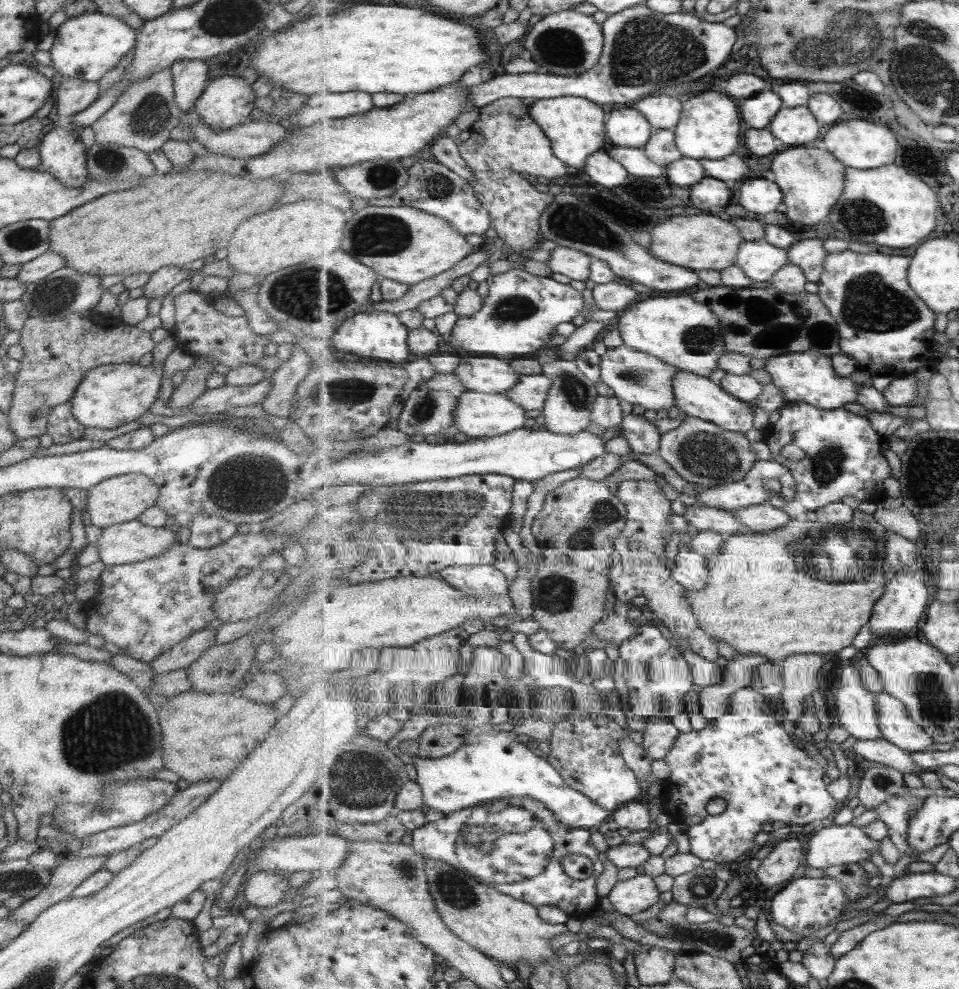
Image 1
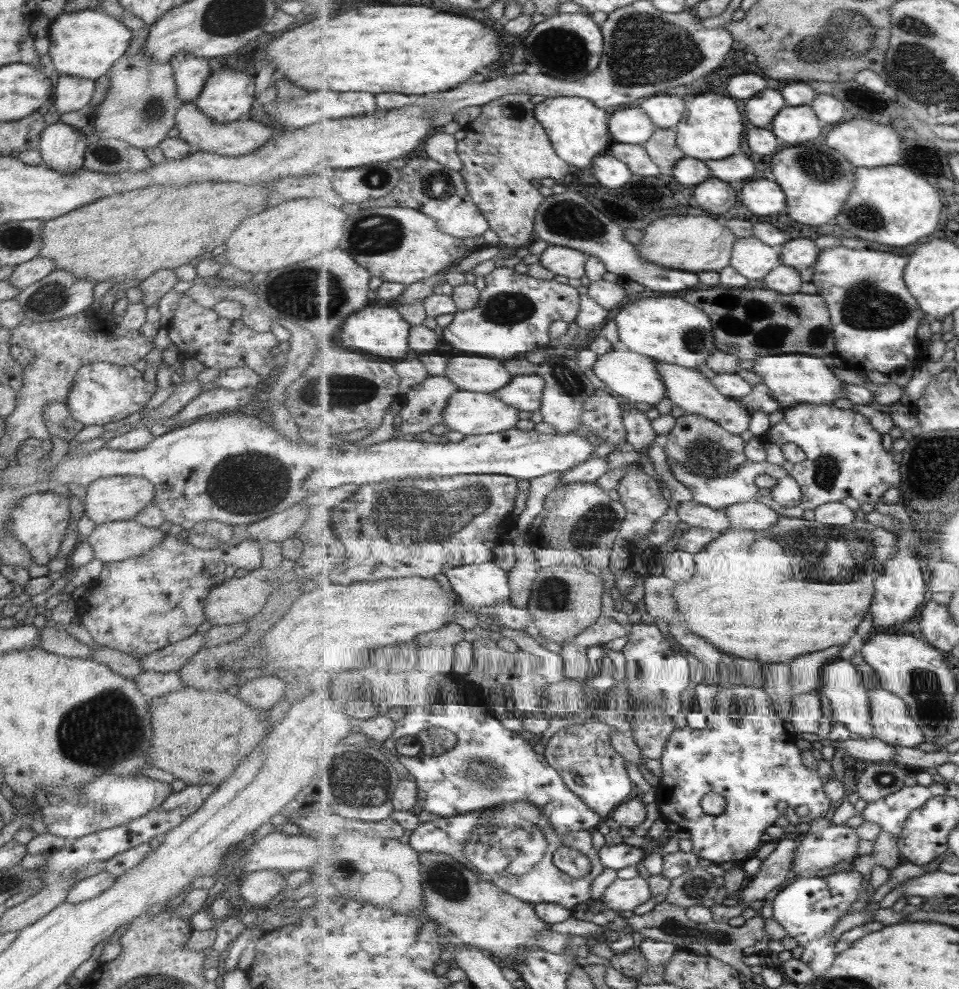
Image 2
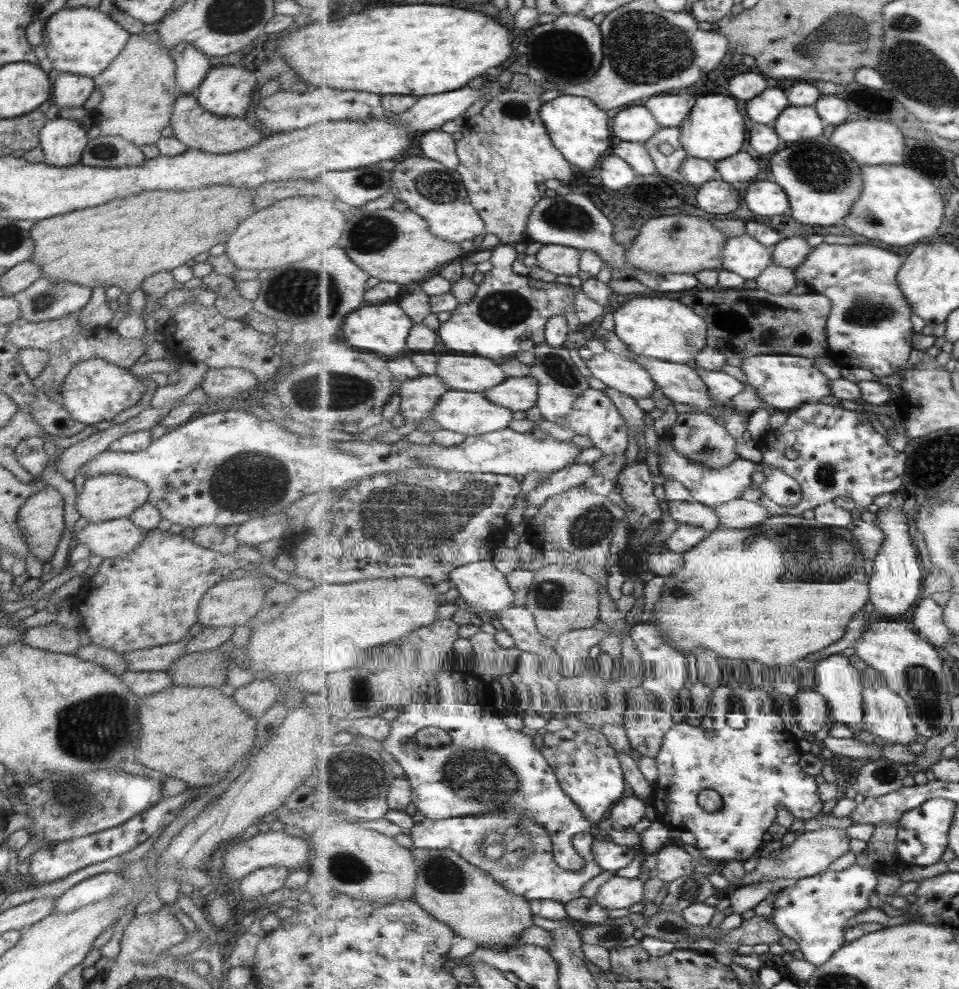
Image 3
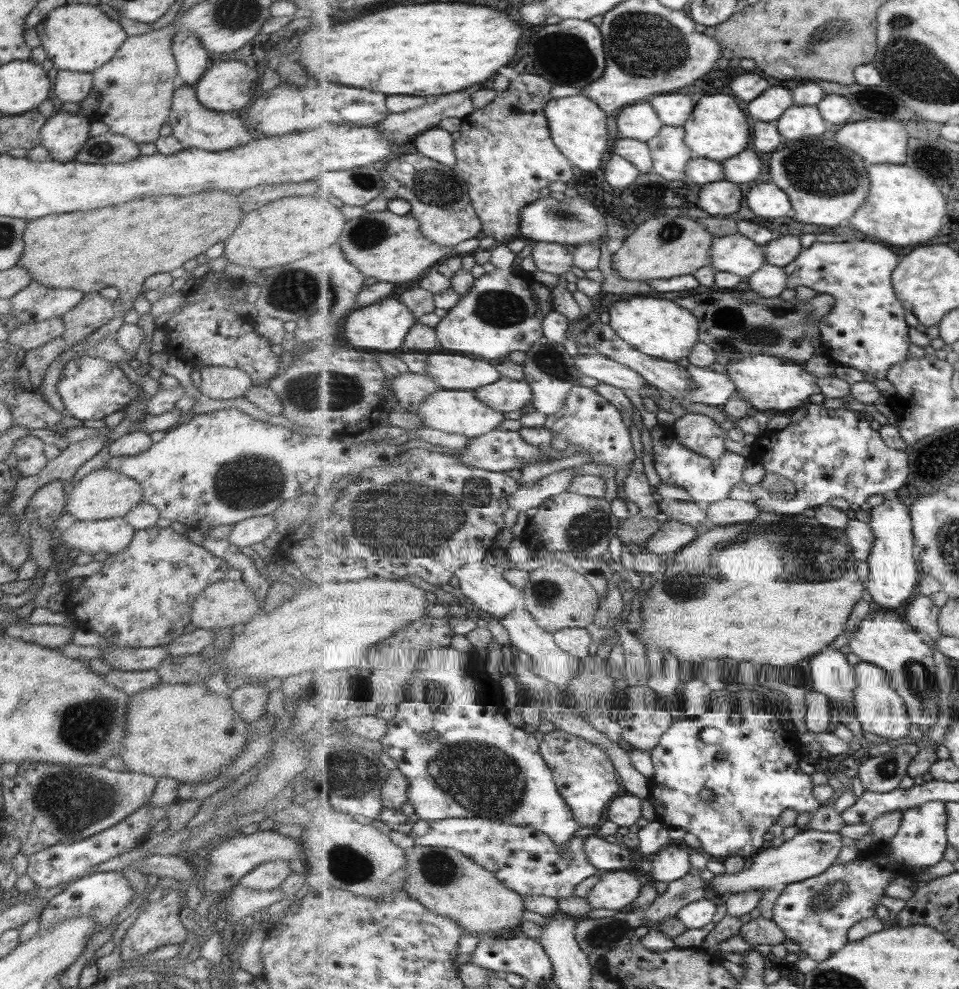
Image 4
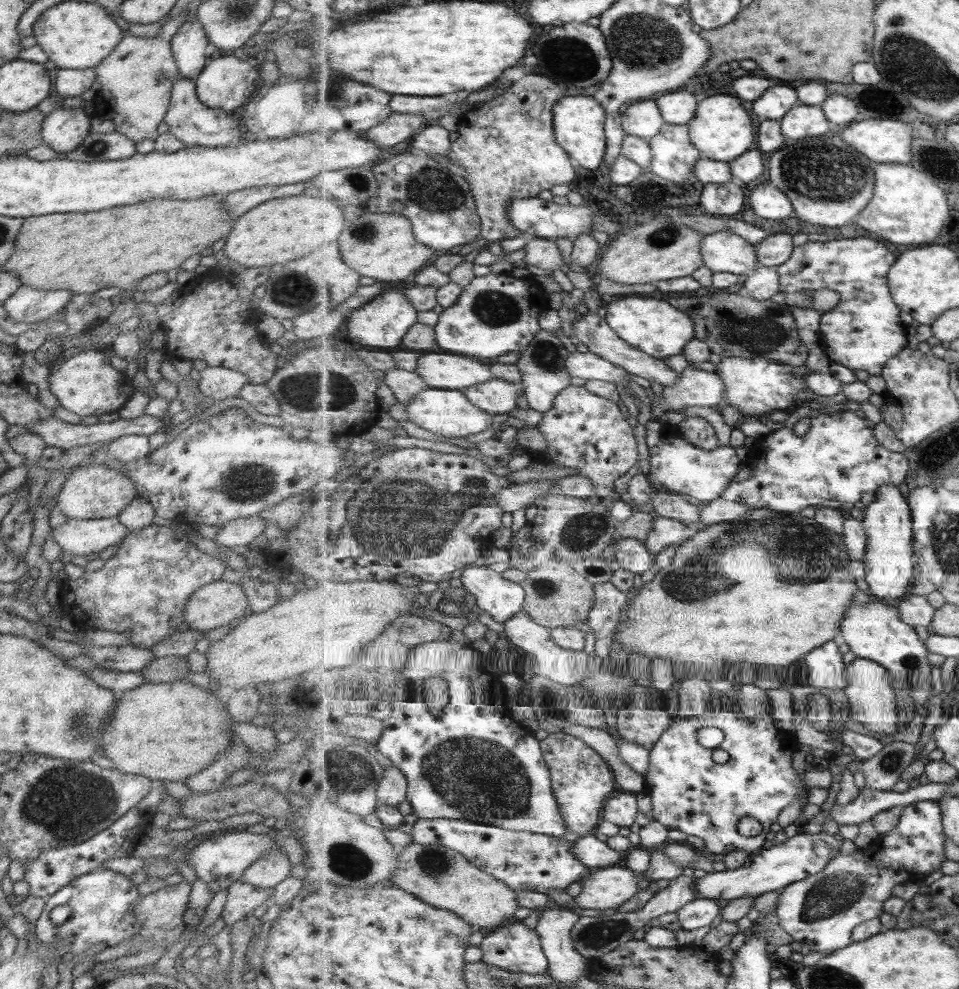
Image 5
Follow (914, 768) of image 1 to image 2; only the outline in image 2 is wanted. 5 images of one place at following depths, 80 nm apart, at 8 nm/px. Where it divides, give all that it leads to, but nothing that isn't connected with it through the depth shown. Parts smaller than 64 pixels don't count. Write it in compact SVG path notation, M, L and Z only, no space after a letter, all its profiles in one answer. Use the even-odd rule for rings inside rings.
M875 736L870 739L833 741L831 745L835 750L844 749L844 752L854 759L869 760L873 763L893 761L896 753L893 745L887 744Z

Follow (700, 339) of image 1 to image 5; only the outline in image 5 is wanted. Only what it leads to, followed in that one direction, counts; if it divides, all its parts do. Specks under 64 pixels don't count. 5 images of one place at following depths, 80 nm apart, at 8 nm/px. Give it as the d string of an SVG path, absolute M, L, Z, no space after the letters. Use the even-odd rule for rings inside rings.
M623 296L622 299L610 302L606 307L604 319L609 326L623 340L654 358L665 359L668 356L683 355L686 344L695 338L694 321L691 317L665 300Z

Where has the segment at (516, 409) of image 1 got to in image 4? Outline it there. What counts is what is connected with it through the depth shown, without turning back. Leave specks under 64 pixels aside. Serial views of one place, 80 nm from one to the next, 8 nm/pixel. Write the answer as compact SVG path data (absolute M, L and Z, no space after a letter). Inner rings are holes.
M439 389L427 395L418 408L418 416L425 427L435 428L449 434L463 434L469 439L491 432L495 426L505 420L504 412L497 412L485 406L476 396L475 391L456 391Z

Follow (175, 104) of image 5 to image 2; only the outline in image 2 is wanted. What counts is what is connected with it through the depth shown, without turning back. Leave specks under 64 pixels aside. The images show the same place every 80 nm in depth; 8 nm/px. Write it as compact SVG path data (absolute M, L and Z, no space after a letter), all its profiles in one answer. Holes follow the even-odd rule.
M182 102L176 109L174 120L175 128L179 131L178 138L187 144L195 144L199 151L215 153L219 156L241 156L253 152L265 141L271 140L275 135L273 128L277 128L275 126L268 128L248 118L227 124L217 124L217 122L209 120L205 114L199 112L194 102Z

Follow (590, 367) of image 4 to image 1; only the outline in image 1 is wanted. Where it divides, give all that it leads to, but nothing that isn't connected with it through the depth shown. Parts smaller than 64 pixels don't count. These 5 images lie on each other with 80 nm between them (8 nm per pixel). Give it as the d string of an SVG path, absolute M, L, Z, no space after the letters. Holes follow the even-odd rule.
M625 344L607 350L601 357L600 378L613 391L626 407L639 404L647 410L668 409L675 406L674 378L679 368L667 364L666 361L652 356L650 353L639 352Z

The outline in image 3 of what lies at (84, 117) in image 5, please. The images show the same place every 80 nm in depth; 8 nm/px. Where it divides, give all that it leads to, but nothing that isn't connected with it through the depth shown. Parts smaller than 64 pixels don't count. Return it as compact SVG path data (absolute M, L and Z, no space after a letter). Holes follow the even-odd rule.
M56 117L54 120L47 120L39 132L39 148L43 151L44 162L56 167L70 167L80 162L82 150L87 144L87 129L77 120L65 120Z

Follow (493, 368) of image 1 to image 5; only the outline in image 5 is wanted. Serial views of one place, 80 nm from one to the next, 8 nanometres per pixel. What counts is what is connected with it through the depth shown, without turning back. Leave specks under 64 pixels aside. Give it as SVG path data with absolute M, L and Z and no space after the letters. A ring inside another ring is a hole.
M424 352L414 371L431 389L461 391L494 378L487 361L445 352Z

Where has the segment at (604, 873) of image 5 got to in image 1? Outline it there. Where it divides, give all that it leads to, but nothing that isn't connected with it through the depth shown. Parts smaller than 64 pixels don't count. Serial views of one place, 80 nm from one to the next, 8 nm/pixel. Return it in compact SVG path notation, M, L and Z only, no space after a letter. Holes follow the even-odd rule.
M635 875L618 881L607 896L615 911L630 915L644 912L649 906L659 902L658 885L651 876Z

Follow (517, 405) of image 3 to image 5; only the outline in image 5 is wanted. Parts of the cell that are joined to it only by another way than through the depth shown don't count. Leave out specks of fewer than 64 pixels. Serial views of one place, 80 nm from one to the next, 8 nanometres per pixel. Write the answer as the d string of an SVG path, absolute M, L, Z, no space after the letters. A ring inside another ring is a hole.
M493 378L462 390L477 408L491 414L507 414L517 407L517 396L524 395L522 383L507 382L502 378Z

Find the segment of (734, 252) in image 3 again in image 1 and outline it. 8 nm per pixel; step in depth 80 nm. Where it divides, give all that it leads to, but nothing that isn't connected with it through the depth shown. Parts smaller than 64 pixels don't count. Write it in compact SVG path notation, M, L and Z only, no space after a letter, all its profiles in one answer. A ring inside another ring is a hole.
M743 241L737 264L755 282L769 282L774 274L789 263L788 250L777 248L770 241Z

